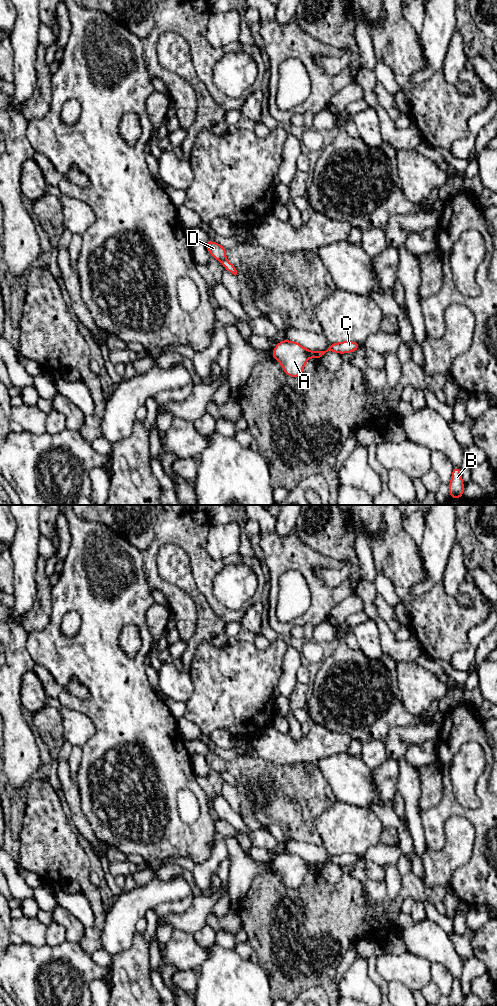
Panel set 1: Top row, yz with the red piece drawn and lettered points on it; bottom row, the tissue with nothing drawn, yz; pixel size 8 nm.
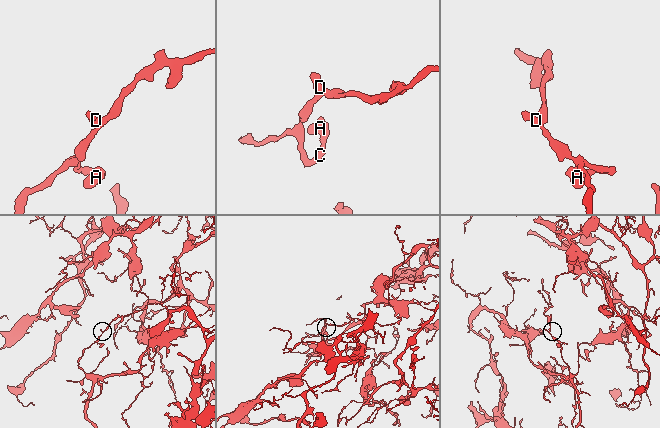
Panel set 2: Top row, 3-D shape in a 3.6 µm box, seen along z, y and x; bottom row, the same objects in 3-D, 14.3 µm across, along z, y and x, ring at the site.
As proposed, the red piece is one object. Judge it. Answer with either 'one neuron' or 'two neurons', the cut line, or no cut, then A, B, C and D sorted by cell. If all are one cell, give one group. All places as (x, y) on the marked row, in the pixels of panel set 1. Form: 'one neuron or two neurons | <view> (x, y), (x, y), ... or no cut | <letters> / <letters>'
one neuron | no cut | A B C D

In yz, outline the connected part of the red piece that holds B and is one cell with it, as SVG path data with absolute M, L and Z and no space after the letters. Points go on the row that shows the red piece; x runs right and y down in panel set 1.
M453 467L452 477L448 488L450 497L457 499L463 496L464 484L460 467Z

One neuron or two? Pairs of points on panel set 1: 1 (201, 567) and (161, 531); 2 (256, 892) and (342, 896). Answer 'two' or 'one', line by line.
1: one
2: one

